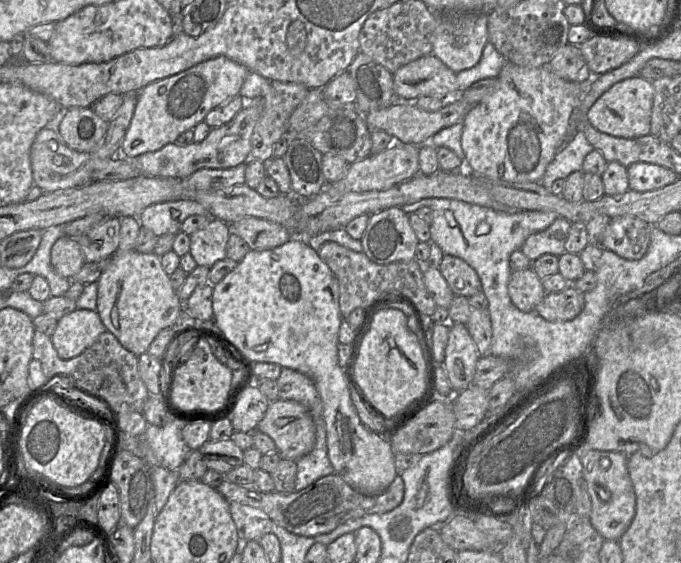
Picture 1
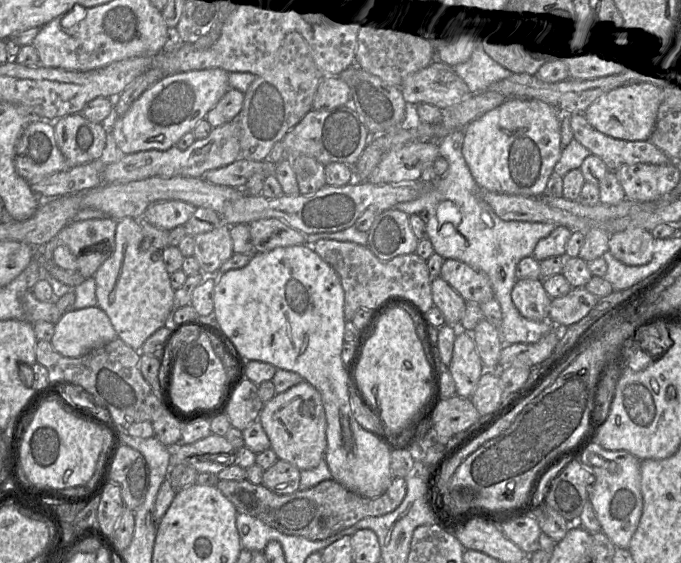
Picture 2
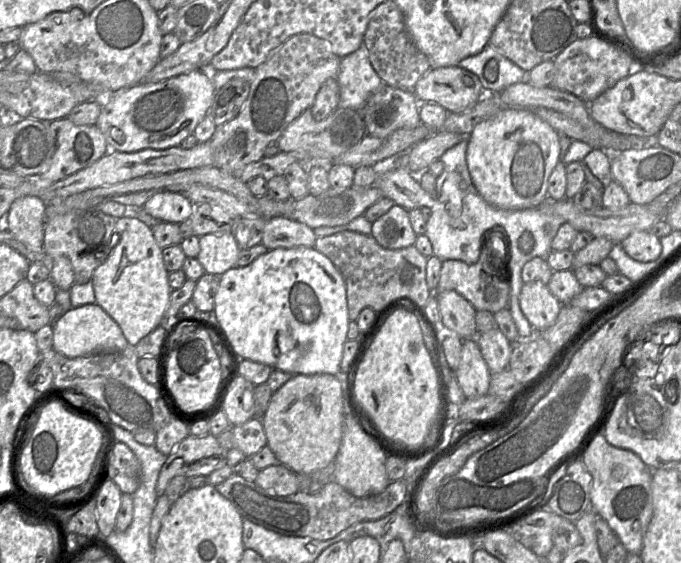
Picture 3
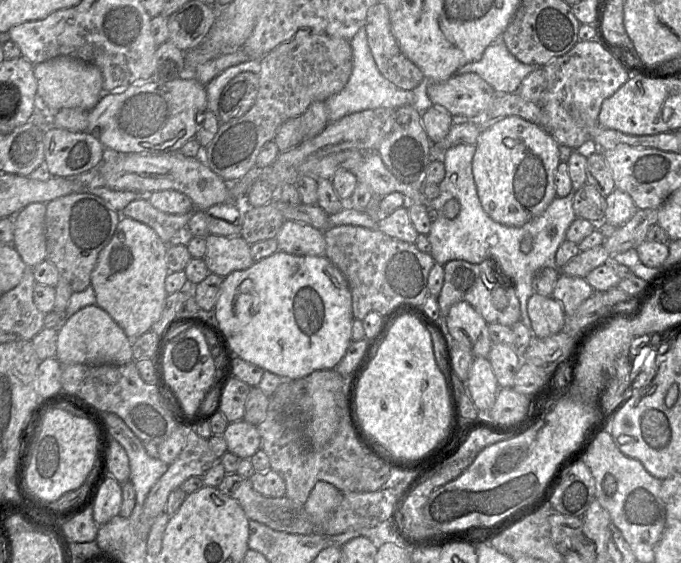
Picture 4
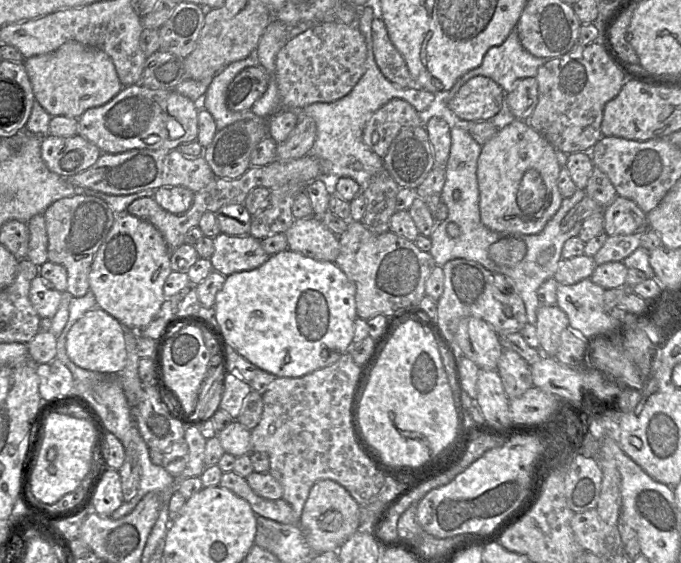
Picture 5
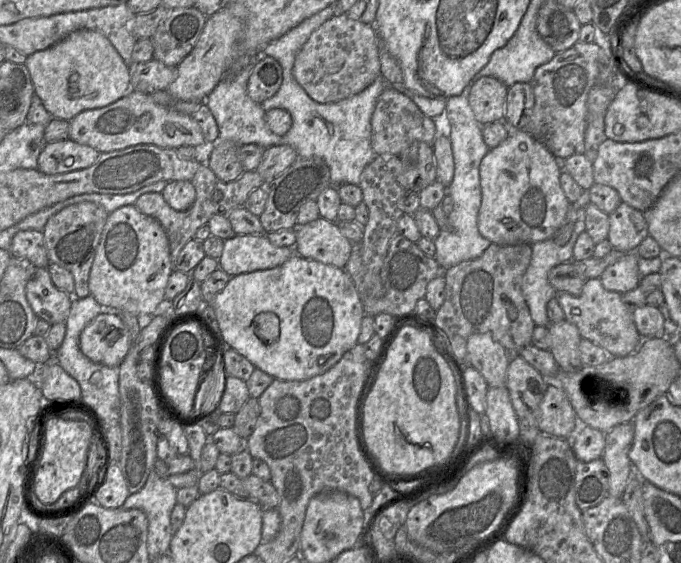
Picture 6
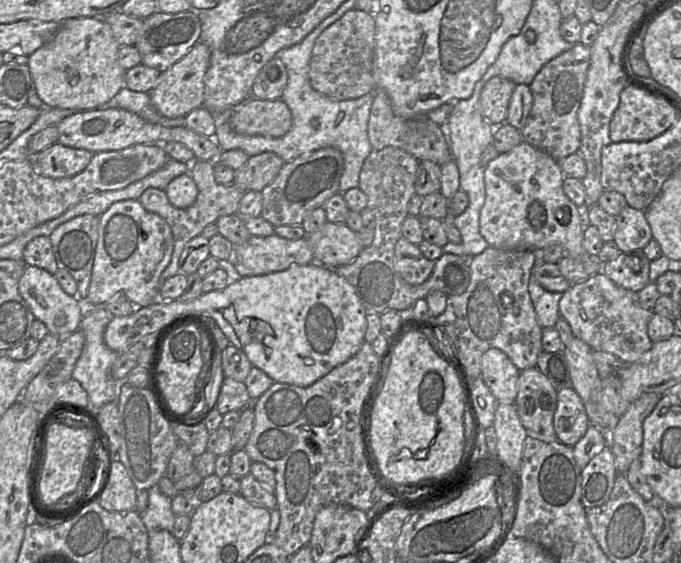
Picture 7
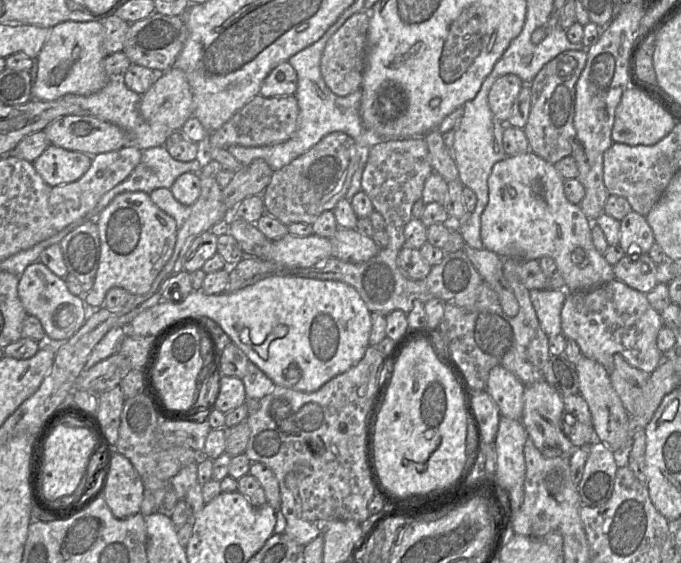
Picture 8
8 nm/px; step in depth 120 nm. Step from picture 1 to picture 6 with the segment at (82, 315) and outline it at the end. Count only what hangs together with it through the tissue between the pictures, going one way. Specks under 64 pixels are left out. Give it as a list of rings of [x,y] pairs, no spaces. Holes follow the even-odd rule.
[[[115,311],[97,315],[79,337],[81,352],[91,361],[109,367],[119,367],[131,346],[132,335]]]

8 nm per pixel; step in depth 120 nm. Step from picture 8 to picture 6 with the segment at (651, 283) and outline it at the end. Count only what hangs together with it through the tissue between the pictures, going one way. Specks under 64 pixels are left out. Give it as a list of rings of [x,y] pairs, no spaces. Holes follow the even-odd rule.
[[[630,252],[609,265],[599,278],[603,287],[608,291],[620,294],[638,287],[642,278],[638,269],[638,260],[638,254]]]

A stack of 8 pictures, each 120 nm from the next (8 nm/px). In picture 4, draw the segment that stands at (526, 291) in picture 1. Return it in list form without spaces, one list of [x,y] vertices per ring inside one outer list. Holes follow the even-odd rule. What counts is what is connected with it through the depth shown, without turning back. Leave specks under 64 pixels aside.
[[[534,293],[528,300],[529,315],[534,335],[546,338],[562,331],[565,323],[565,312],[559,301],[552,296]]]

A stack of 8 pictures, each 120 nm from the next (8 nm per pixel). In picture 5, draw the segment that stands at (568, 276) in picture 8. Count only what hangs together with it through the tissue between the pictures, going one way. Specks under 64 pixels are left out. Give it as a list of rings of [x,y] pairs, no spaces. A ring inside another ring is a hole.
[[[509,118],[483,146],[478,158],[477,179],[482,223],[501,234],[535,235],[561,206],[558,188],[561,166],[557,150],[528,121]]]

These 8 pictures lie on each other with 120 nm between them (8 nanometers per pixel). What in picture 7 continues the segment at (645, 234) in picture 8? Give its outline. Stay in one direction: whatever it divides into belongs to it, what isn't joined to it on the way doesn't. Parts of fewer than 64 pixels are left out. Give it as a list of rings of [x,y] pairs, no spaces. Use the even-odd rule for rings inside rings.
[[[626,206],[617,216],[613,241],[622,252],[642,250],[653,238],[645,211]]]

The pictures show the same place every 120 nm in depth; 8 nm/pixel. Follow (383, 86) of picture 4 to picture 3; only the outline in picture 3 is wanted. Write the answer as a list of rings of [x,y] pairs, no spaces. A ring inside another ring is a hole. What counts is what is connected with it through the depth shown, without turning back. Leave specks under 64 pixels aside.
[[[366,45],[341,58],[337,77],[340,88],[339,107],[362,110],[368,98],[385,85],[374,70]]]

